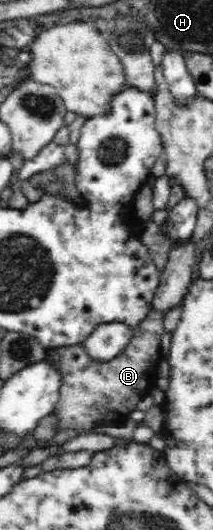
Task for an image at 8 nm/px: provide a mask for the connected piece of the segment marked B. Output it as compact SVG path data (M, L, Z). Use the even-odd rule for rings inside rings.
M150 307L149 315L134 327L132 339L121 355L110 362L98 363L90 359L81 344L48 349L44 362L54 364L62 377L60 397L53 407L56 417L54 429L88 431L102 425L123 423L136 405L155 387L157 366L162 360L160 339L166 332L166 311Z

